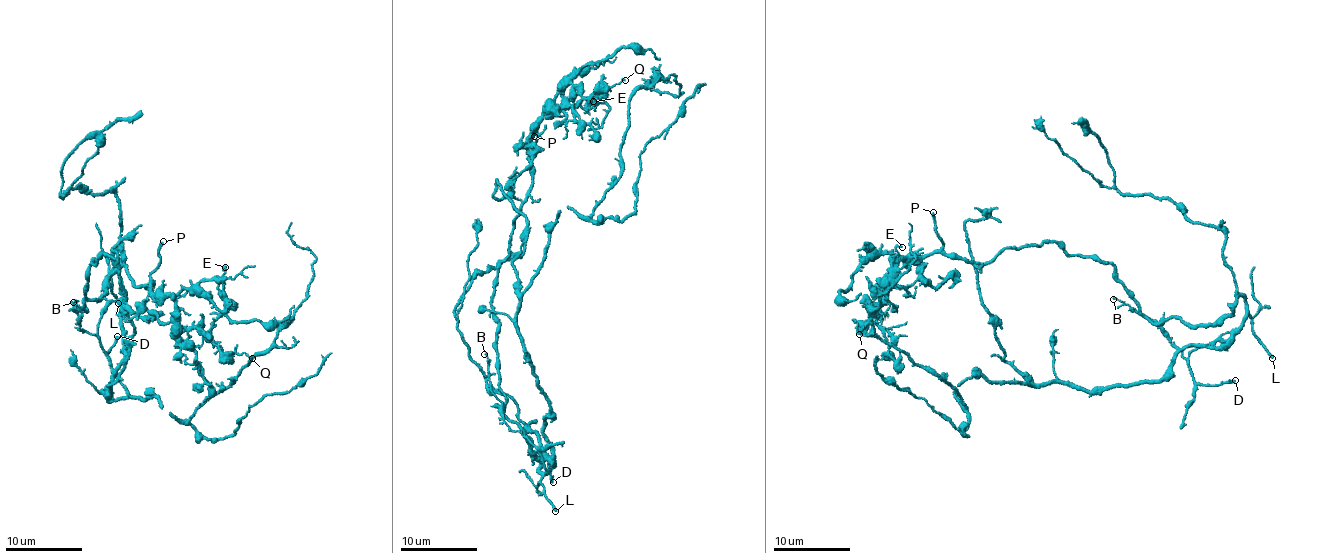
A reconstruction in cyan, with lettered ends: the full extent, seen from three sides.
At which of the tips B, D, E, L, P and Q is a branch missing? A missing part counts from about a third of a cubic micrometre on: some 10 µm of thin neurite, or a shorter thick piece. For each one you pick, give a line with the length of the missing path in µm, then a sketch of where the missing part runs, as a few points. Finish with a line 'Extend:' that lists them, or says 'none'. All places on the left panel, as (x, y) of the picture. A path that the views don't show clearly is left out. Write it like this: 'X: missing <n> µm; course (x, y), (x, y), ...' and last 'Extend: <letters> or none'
L: missing 110 µm
P: missing 30 µm
Extend: L, P

